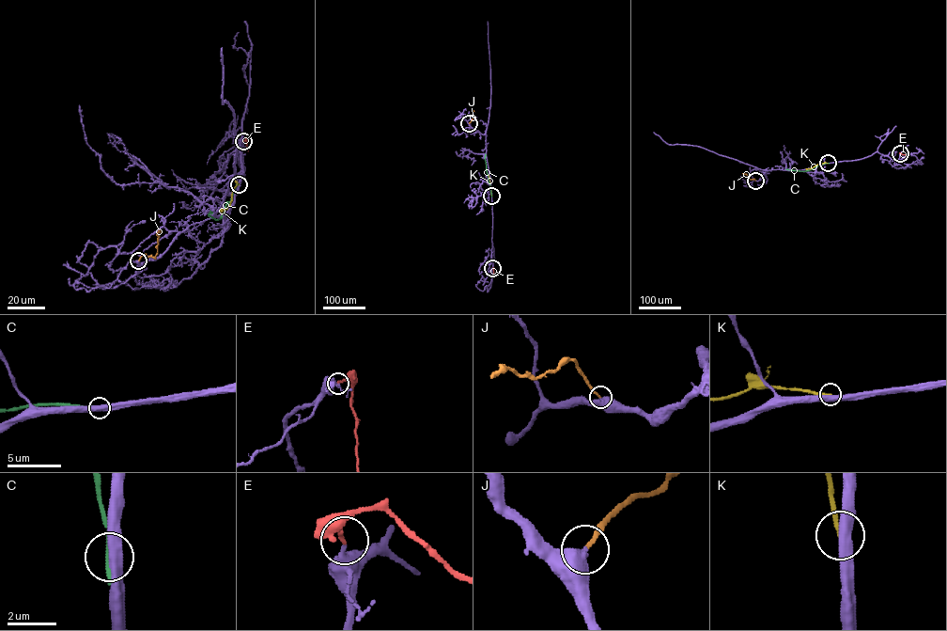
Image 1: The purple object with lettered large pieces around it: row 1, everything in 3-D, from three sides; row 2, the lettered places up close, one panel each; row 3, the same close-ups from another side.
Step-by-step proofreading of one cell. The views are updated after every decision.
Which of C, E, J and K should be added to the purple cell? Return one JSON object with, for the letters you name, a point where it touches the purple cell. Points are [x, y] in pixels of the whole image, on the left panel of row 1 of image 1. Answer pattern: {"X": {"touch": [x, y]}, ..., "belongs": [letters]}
{"E": {"touch": [243, 141]}, "J": {"touch": [138, 260]}, "belongs": ["E", "J"]}

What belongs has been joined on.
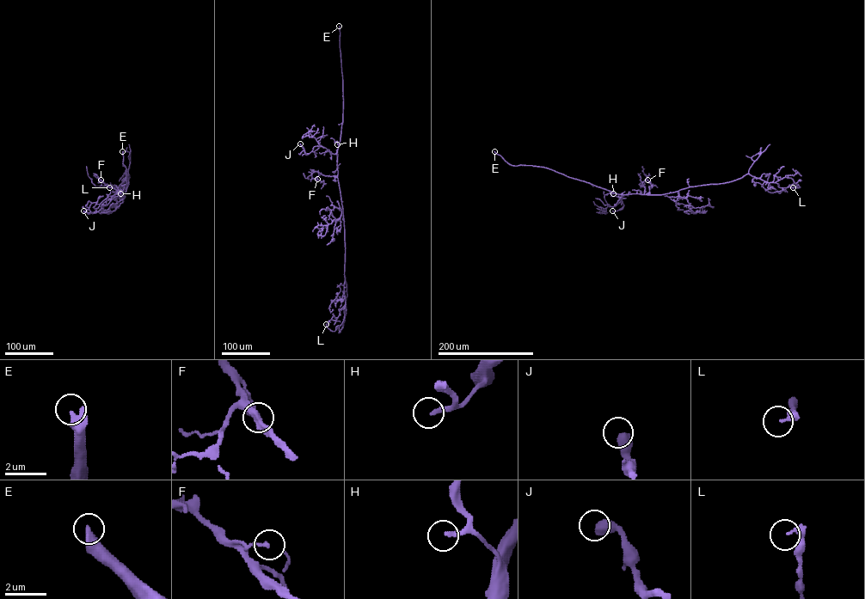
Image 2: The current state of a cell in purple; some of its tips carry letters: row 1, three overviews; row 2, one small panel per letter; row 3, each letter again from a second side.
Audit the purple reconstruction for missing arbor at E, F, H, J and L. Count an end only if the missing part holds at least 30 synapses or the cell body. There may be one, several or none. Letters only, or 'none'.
E, H

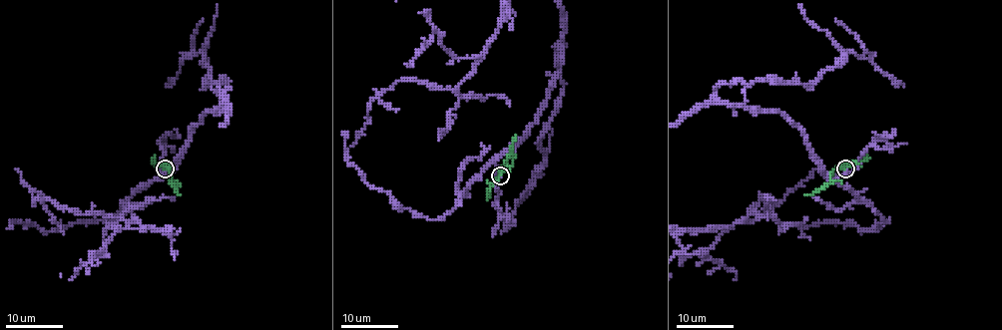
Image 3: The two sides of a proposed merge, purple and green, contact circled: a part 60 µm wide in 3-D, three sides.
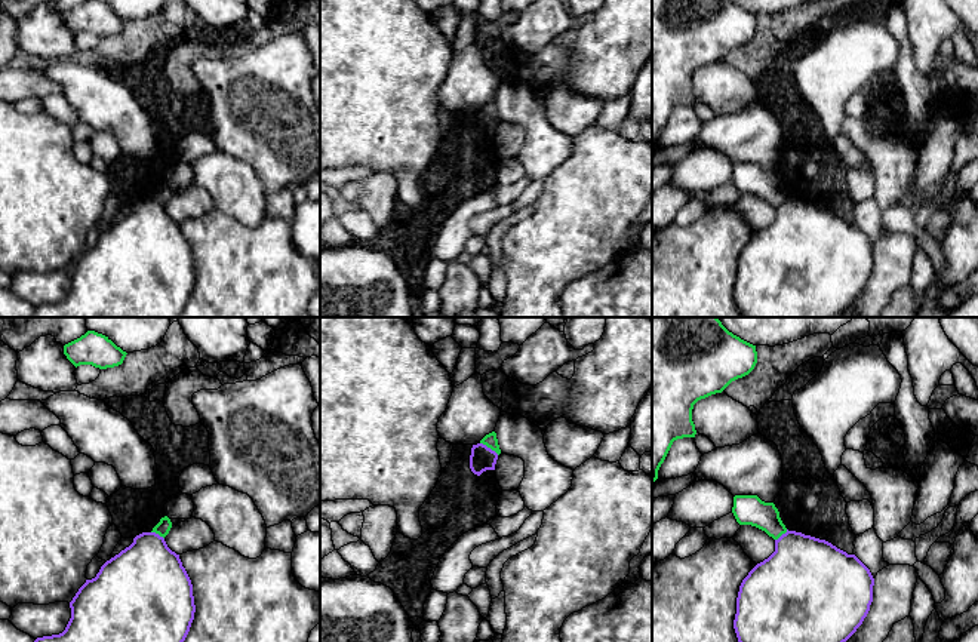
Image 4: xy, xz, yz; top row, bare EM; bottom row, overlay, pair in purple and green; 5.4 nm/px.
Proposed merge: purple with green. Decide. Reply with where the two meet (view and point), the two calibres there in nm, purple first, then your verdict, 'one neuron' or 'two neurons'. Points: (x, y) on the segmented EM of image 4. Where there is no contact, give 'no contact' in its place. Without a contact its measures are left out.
xz (489, 448) | 140/70 nm | two neurons

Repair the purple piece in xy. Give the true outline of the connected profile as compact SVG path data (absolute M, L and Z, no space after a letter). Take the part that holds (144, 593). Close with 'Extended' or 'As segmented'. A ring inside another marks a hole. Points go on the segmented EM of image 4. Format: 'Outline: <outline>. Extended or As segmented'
Outline: M142 532L119 555L107 560L95 578L86 580L70 602L71 618L59 635L34 642L184 642L194 620L196 605L191 580L179 555L156 532Z. As segmented

